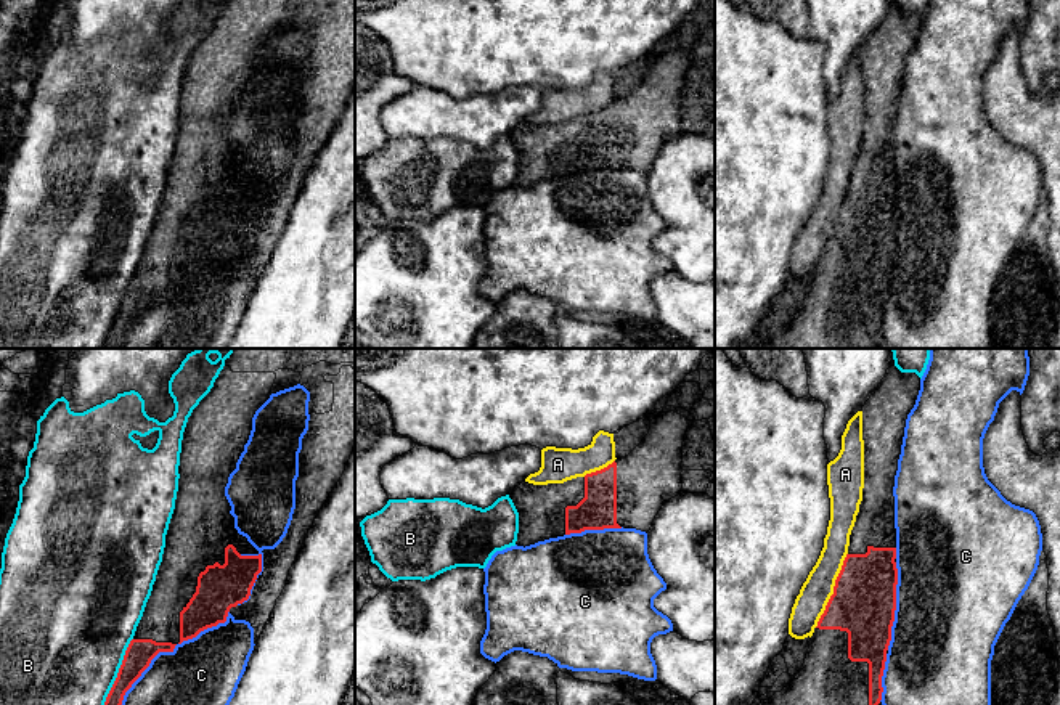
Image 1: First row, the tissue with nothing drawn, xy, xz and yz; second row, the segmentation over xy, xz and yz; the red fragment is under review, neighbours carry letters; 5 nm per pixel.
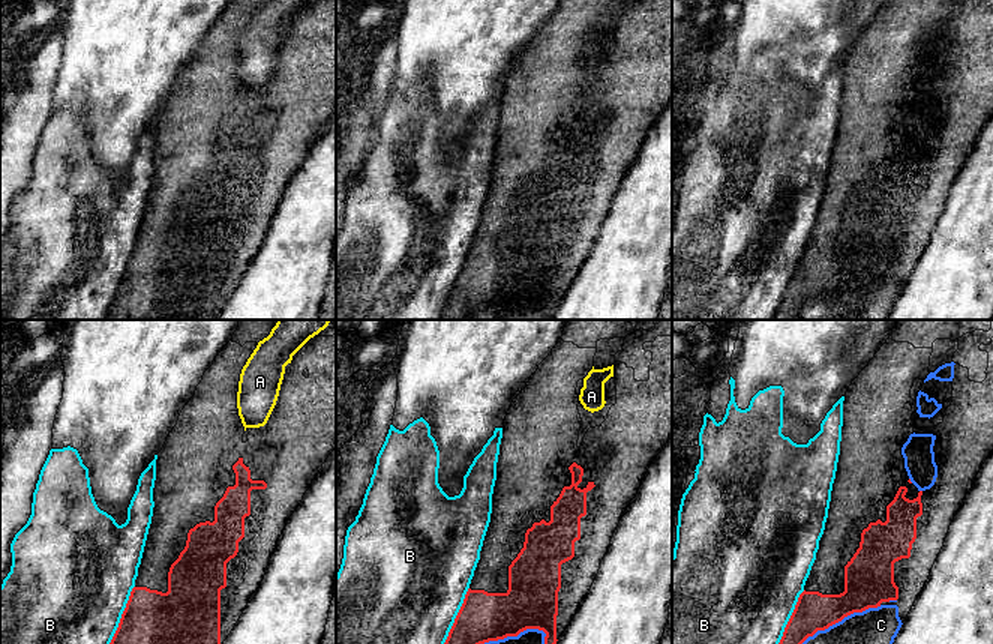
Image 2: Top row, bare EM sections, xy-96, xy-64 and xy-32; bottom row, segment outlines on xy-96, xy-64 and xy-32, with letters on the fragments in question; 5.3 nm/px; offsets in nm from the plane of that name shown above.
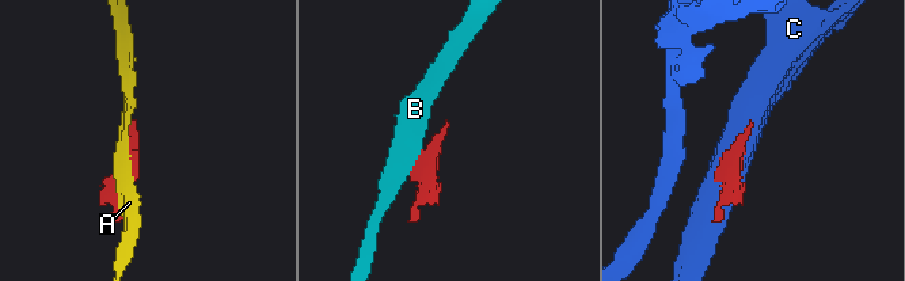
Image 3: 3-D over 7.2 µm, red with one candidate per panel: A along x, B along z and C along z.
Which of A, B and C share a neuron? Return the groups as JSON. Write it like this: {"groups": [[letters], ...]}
{"groups": [["A"], ["B"], ["C"]]}

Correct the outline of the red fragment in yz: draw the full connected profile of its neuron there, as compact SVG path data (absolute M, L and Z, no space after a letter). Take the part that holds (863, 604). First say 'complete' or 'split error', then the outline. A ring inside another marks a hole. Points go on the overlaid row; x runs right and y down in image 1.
split error; M896 366L862 406L864 488L859 512L850 535L848 554L835 580L824 613L809 641L805 663L787 687L768 700L752 705L879 705L891 626L896 610L896 528L895 475L904 437L906 419L915 405L920 377Z

